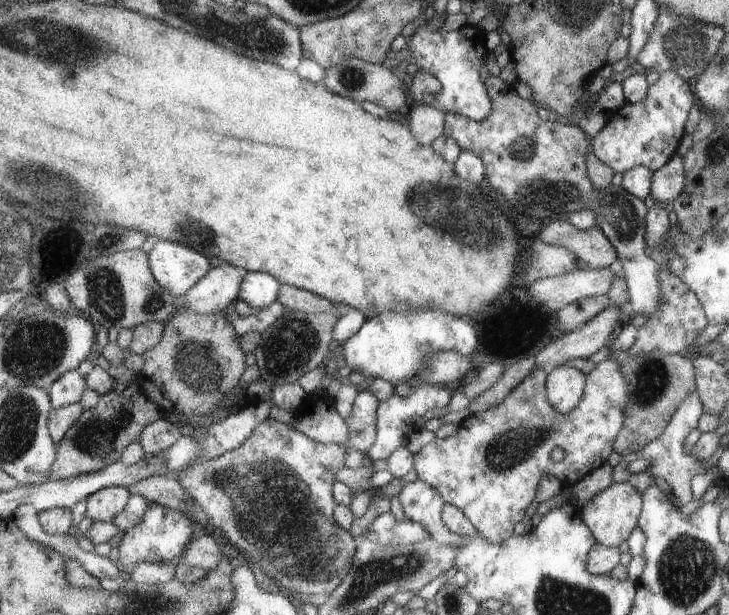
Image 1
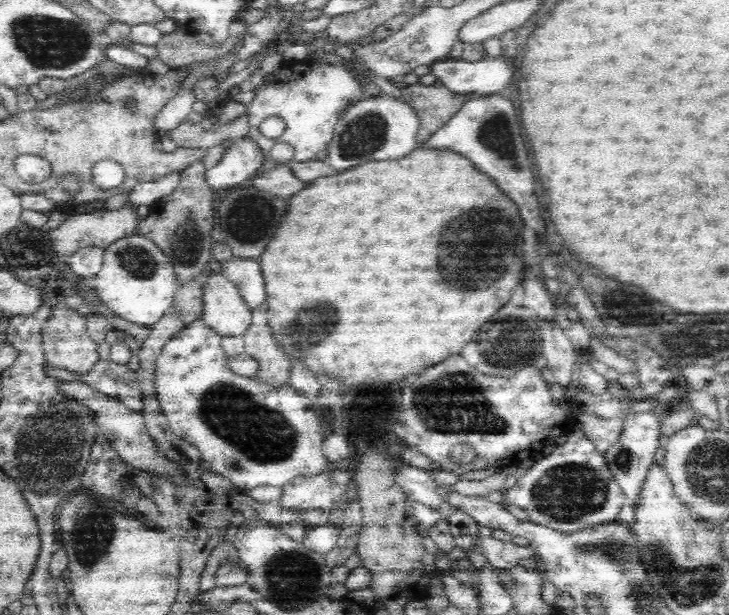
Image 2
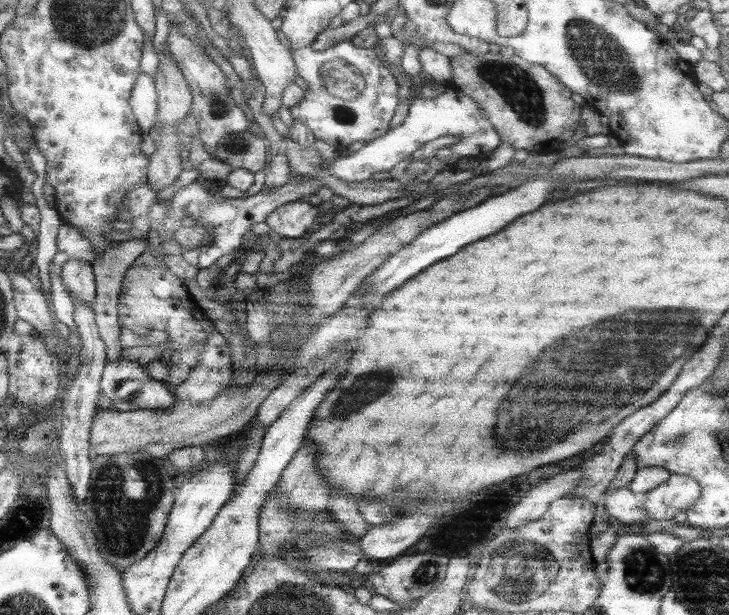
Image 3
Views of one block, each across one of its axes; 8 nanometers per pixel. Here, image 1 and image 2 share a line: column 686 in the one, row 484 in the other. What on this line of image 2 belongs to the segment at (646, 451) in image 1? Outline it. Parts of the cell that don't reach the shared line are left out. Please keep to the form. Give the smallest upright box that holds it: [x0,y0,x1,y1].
[395,465,515,509]

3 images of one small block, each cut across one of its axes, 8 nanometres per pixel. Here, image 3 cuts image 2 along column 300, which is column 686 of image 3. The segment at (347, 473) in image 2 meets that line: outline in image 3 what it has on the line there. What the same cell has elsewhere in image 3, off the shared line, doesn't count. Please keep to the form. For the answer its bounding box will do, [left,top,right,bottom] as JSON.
[645,474,700,520]

